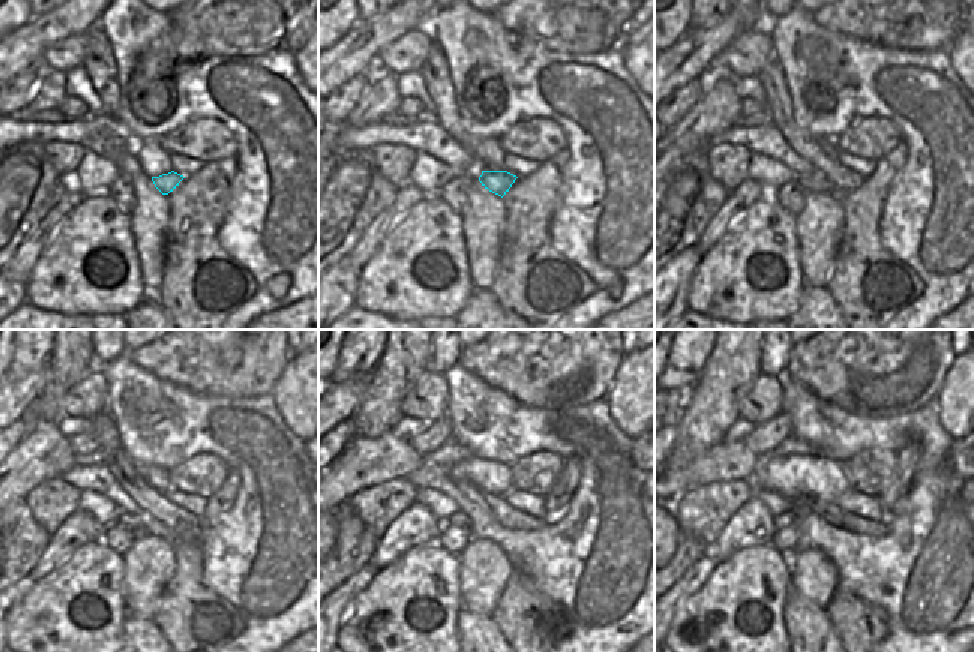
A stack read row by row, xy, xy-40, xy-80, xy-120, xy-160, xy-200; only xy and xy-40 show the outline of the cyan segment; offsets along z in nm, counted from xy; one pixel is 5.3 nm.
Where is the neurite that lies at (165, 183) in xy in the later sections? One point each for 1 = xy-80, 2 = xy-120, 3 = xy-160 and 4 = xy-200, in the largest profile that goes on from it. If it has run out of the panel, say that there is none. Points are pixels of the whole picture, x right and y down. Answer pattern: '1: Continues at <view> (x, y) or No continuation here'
1: Continues at xy-80 (815, 182)
2: Continues at xy-120 (125, 519)
3: Continues at xy-160 (458, 517)
4: Continues at xy-200 (784, 519)

